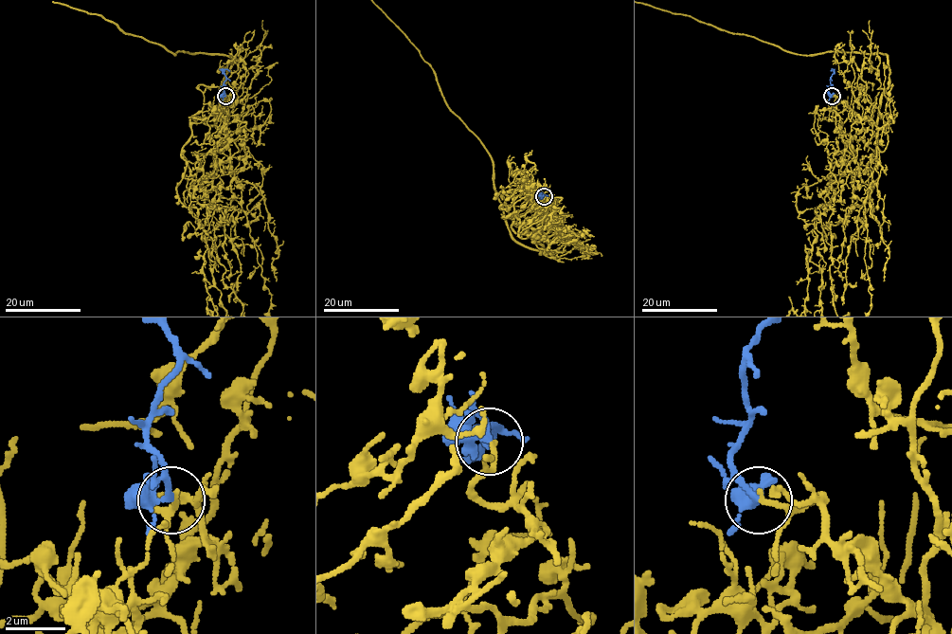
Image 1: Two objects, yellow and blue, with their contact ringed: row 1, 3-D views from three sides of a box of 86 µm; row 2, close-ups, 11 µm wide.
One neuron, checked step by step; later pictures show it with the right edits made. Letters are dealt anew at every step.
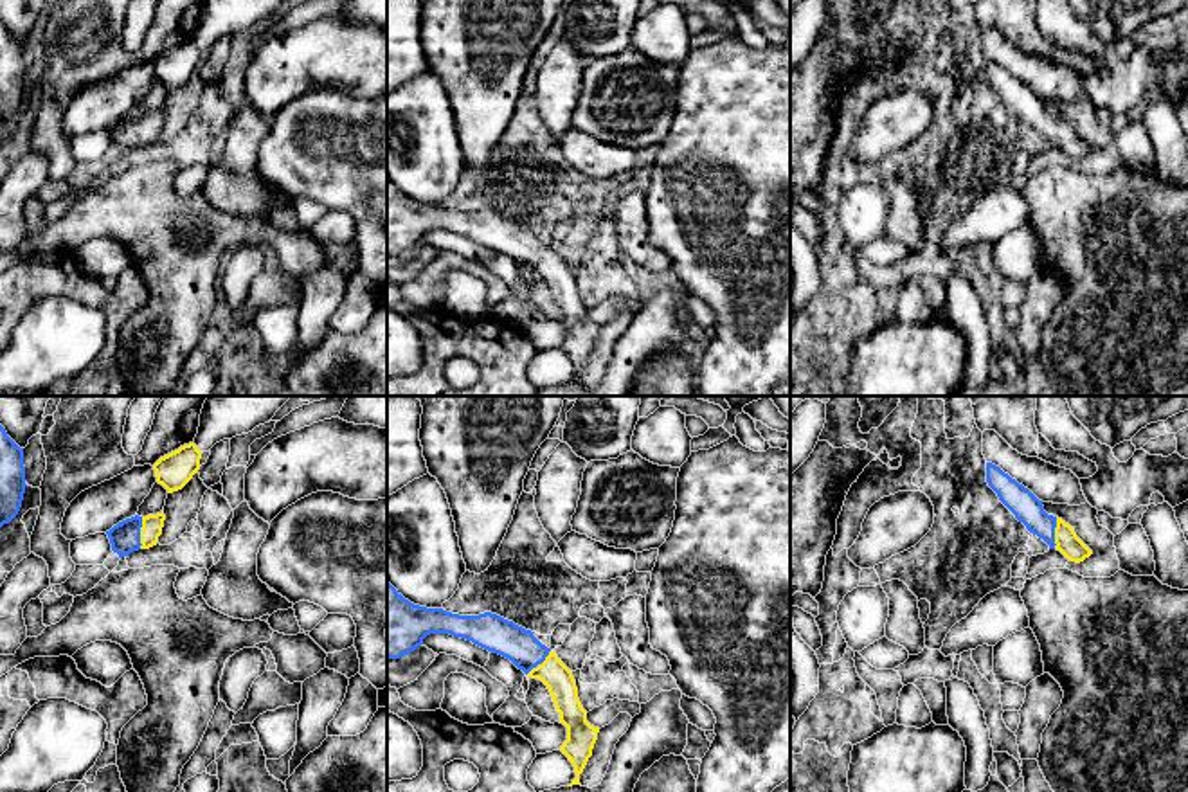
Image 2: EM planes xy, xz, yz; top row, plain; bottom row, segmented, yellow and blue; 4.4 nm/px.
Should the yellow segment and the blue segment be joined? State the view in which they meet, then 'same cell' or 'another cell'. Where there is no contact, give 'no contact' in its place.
contact in xy; same cell

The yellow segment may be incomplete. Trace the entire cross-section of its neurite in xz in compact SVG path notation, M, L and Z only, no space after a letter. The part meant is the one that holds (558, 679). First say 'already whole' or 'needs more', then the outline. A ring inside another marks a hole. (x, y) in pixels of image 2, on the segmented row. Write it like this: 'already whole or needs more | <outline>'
needs more | M387 581L387 659L400 659L414 652L430 634L450 634L472 641L509 659L527 677L540 679L547 686L560 713L560 724L567 727L567 740L560 751L576 772L567 787L580 785L580 774L592 756L599 727L587 722L572 671L558 655L542 644L531 630L497 614L459 616L443 608L419 607L405 599Z

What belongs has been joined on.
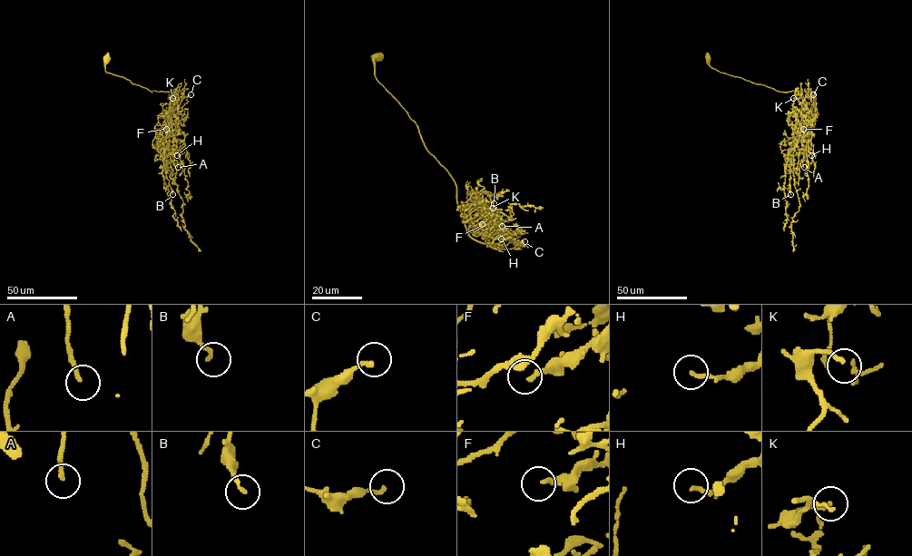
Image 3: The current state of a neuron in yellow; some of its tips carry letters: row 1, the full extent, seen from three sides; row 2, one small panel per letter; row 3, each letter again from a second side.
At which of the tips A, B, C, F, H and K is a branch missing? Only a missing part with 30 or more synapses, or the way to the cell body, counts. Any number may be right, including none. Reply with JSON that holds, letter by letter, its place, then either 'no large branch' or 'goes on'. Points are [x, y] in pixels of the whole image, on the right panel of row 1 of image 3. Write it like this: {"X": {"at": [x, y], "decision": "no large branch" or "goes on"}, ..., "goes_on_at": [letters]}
{"A": {"at": [804, 167], "decision": "goes on"}, "B": {"at": [790, 194], "decision": "no large branch"}, "C": {"at": [813, 94], "decision": "no large branch"}, "F": {"at": [803, 129], "decision": "no large branch"}, "H": {"at": [811, 155], "decision": "no large branch"}, "K": {"at": [793, 98], "decision": "no large branch"}, "goes_on_at": ["A"]}

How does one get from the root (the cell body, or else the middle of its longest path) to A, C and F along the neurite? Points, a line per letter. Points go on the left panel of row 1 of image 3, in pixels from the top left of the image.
A: (107, 59), (107, 73), (123, 77), (152, 92), (172, 93), (165, 141), (175, 151), (178, 167)
C: (107, 59), (107, 73), (152, 92), (171, 92), (168, 120), (191, 94)
F: (107, 59), (107, 73), (123, 77), (152, 92), (172, 93), (167, 136), (175, 128), (172, 123), (166, 129)

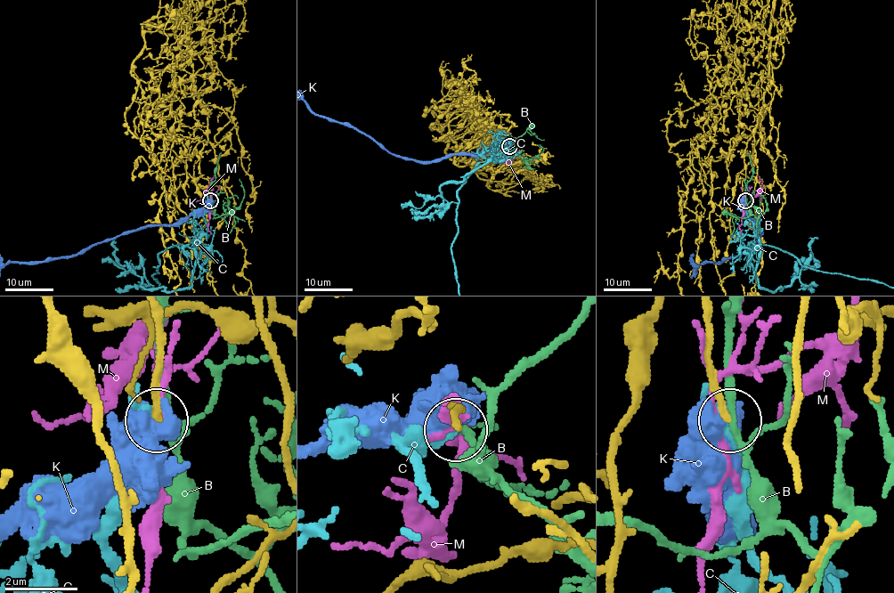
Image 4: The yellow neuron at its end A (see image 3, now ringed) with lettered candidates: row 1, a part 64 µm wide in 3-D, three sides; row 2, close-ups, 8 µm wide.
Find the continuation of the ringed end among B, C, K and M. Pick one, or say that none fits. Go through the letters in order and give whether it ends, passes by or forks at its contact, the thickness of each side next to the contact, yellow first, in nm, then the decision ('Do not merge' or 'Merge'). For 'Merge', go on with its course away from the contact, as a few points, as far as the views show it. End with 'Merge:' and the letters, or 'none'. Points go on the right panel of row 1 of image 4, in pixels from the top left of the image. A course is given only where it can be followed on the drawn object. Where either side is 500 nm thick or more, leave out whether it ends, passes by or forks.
B: It forks there. Thickness 190 nm (yellow) against 140 nm. Do not merge
C: It passes by. Thickness 200 nm (yellow) against 130 nm. Do not merge
K: Thickness 220 nm (yellow) against 800 nm. Do not merge
M: It forks there. Thickness 260 nm (yellow) against 170 nm. Do not merge
Merge: none

